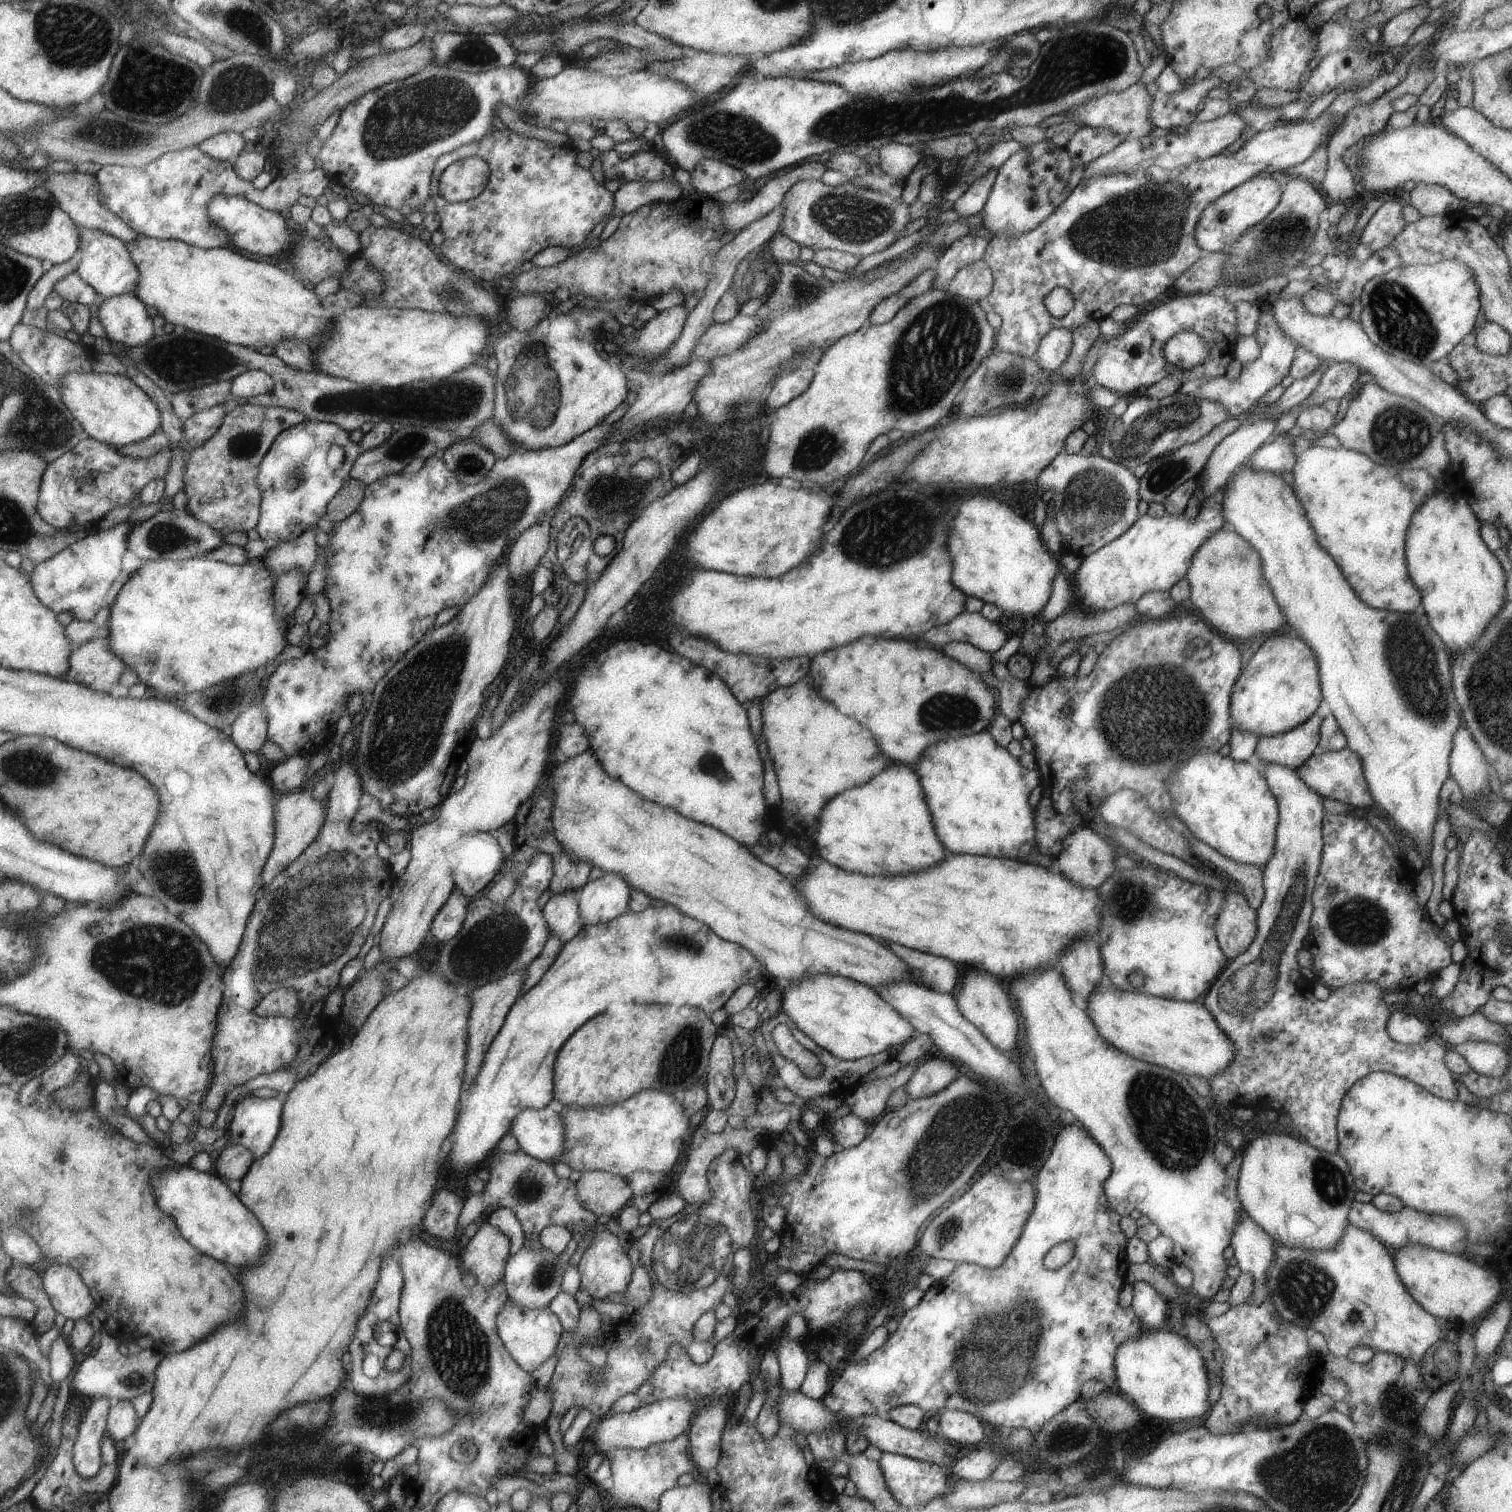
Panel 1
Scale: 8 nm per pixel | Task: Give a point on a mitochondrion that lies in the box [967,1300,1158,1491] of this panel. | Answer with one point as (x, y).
(1068, 1437)

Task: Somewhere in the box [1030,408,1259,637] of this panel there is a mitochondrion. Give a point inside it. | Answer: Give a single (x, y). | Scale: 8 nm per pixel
(1092, 501)

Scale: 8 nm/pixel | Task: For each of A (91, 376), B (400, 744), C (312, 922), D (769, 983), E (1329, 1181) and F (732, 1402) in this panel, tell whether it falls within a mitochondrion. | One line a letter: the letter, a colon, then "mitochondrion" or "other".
A: other
B: mitochondrion
C: mitochondrion
D: other
E: mitochondrion
F: other

